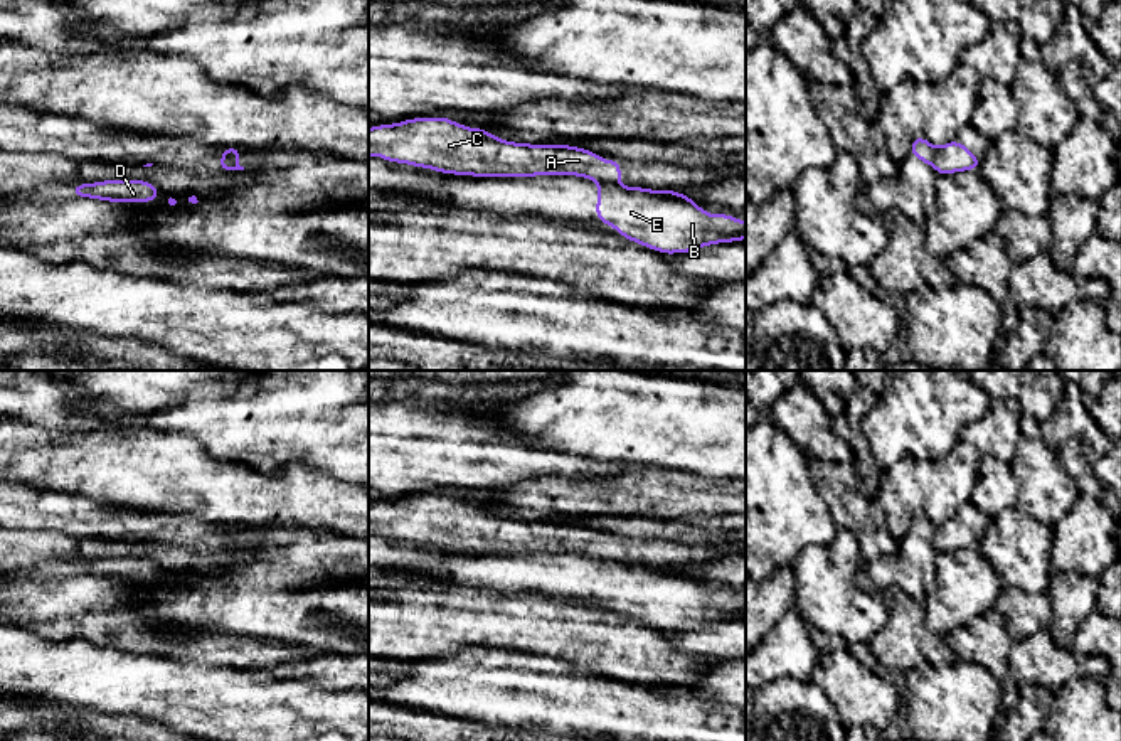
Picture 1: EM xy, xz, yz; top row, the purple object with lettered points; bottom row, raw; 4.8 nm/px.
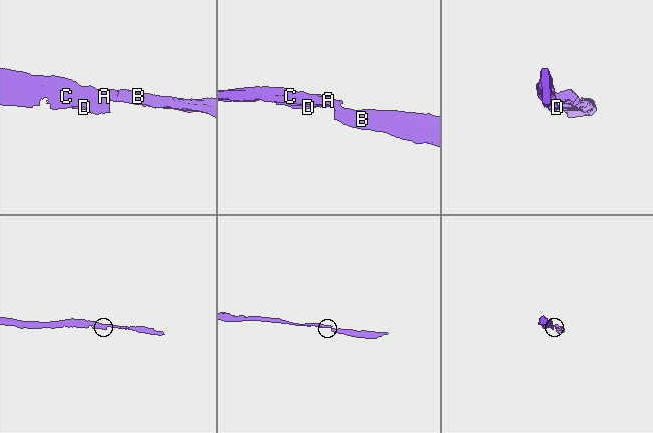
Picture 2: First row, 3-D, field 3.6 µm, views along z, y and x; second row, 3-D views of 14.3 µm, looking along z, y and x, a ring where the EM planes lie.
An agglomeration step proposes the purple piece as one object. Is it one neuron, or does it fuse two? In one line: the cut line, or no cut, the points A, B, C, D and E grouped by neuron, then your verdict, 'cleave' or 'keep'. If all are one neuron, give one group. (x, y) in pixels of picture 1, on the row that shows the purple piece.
cut in xz along (600, 181), (616, 184); A C D / B E; cleave

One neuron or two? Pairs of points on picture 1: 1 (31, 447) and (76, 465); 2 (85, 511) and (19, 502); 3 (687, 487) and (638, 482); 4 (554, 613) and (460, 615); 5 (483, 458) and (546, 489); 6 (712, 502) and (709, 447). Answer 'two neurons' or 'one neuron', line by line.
1: one neuron
2: one neuron
3: one neuron
4: one neuron
5: two neurons
6: two neurons

